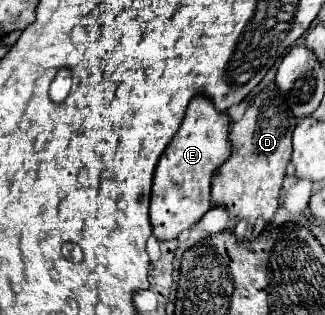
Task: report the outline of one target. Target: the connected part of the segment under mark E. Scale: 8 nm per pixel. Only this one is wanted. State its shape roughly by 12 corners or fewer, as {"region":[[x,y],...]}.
{"region":[[198,94],[154,170],[150,222],[172,240],[210,210],[232,118]]}

